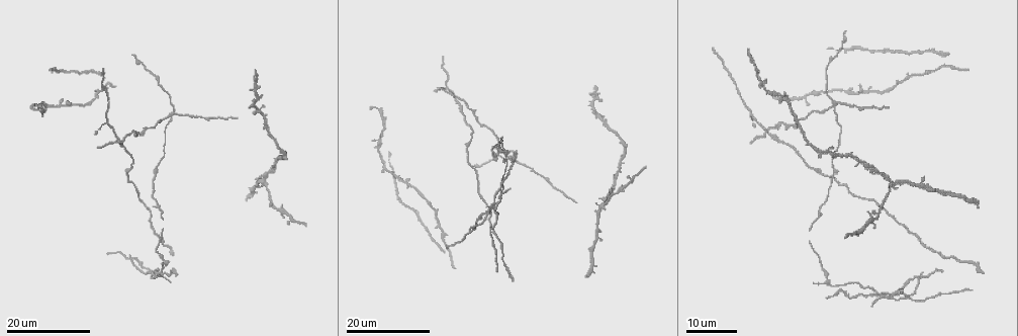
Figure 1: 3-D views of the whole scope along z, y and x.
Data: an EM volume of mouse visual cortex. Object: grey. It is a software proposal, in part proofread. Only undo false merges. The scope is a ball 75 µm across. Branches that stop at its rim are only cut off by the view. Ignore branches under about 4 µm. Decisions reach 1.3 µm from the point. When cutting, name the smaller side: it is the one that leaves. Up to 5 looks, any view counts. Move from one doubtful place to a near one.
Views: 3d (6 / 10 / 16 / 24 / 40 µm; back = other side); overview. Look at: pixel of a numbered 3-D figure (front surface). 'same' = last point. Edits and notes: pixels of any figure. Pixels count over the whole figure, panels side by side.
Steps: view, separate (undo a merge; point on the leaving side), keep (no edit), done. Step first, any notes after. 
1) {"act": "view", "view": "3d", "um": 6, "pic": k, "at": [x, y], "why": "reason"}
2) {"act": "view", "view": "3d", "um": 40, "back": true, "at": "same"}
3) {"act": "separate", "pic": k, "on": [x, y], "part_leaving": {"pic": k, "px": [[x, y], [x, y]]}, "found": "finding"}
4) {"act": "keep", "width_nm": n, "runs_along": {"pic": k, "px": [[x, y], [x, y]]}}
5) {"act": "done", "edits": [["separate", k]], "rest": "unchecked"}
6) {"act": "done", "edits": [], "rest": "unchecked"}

{"act": "view", "view": "3d", "um": 24, "pic": 1, "at": [892, 185], "why": "four or more arms meet"}

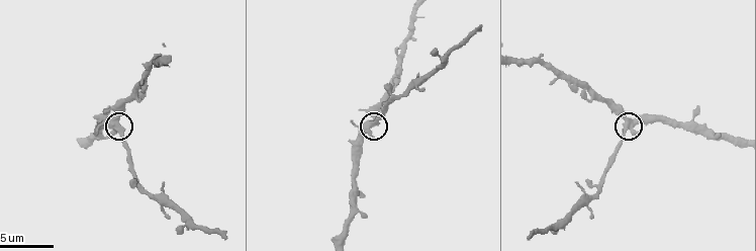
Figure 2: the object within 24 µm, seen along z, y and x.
{"act": "view", "view": "3d", "um": 6, "pic": 2, "at": [116, 126]}

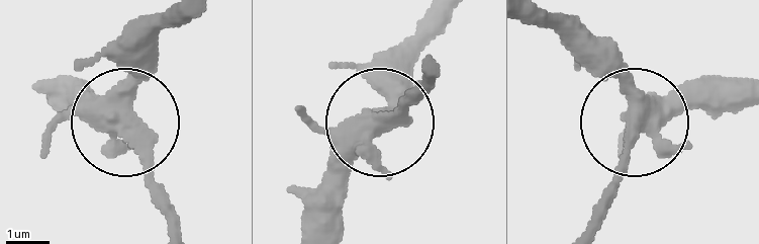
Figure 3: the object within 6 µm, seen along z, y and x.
{"act": "keep", "width_nm": 470, "found": "all the same cell"}

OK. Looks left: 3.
{"act": "view", "view": "3d", "um": 16, "pic": 1, "at": [834, 104], "why": "looks like a crossing"}

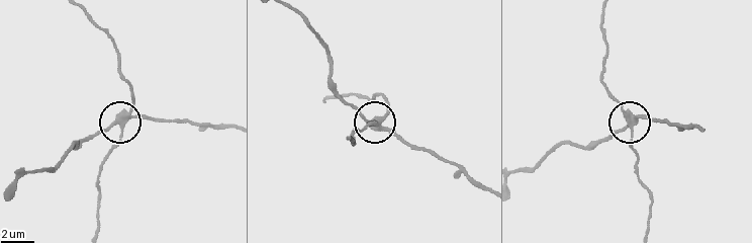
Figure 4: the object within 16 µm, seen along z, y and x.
{"act": "view", "view": "3d", "um": 6, "pic": 4, "at": [121, 122]}

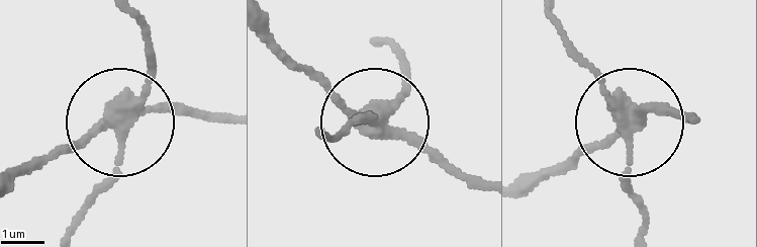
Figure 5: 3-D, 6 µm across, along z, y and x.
{"act": "separate", "pic": 5, "on": [181, 114], "arms": 4, "part_leaving": {"pic": 5, "px": [[120, 122], [91, 126], [11, 180]]}, "found": "a second cell is stuck on"}

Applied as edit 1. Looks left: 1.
{"act": "done", "edits": [["separate", 5]], "rest": "unchecked"}

